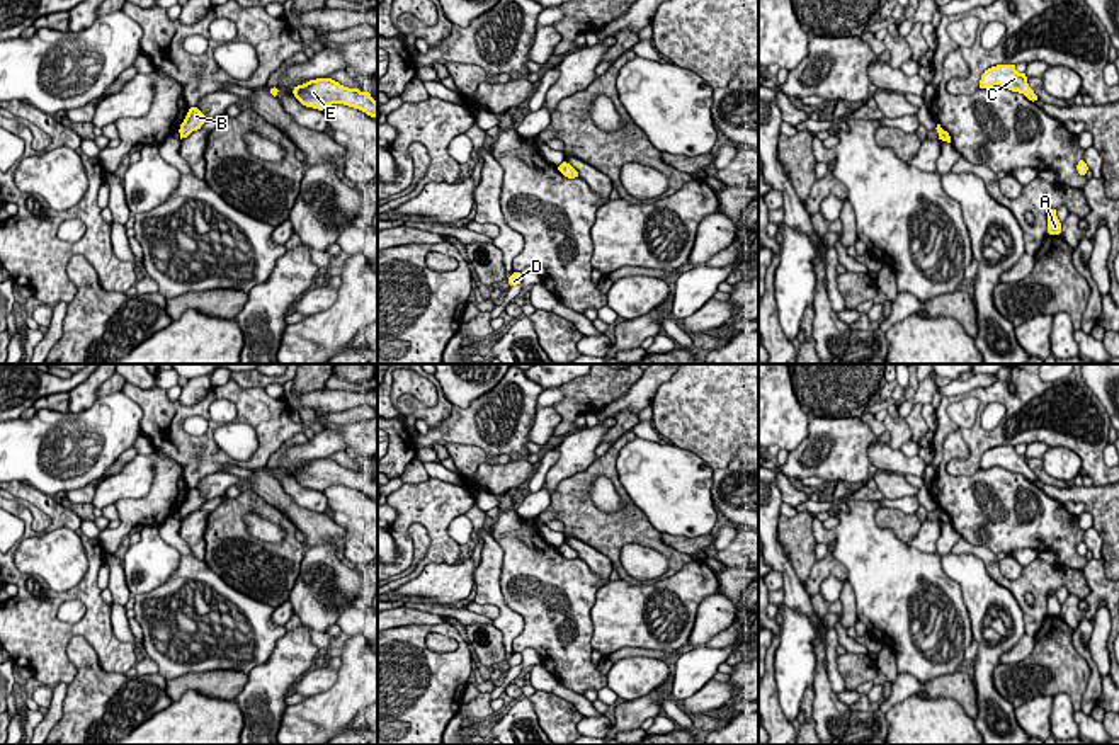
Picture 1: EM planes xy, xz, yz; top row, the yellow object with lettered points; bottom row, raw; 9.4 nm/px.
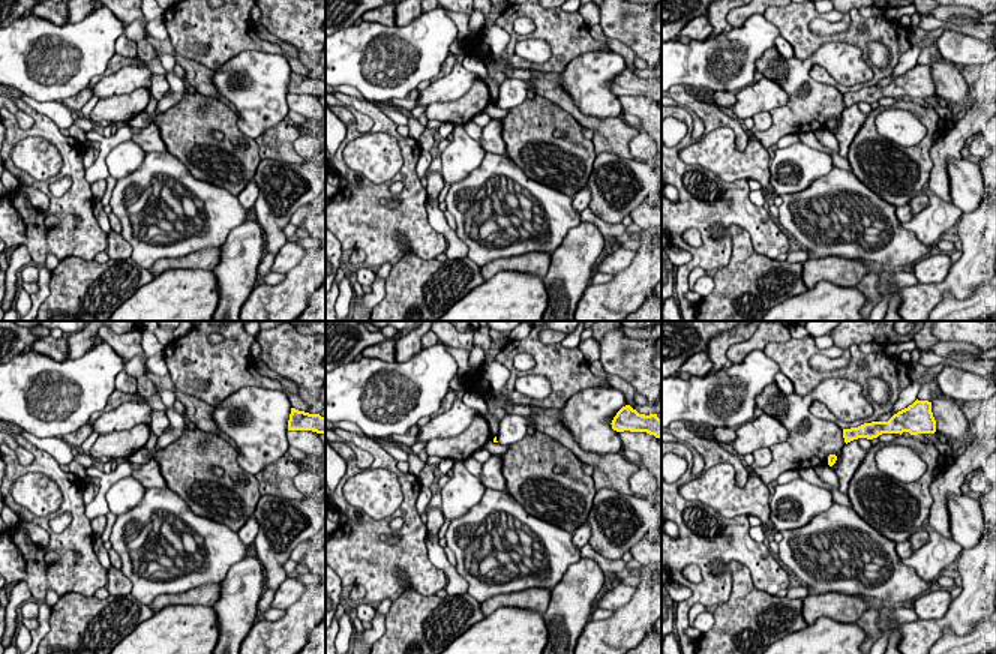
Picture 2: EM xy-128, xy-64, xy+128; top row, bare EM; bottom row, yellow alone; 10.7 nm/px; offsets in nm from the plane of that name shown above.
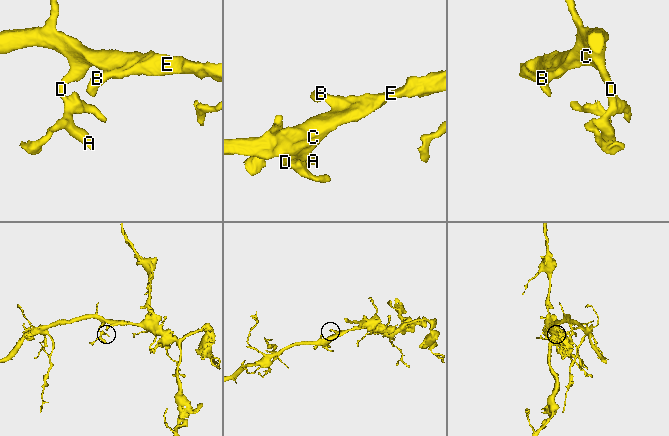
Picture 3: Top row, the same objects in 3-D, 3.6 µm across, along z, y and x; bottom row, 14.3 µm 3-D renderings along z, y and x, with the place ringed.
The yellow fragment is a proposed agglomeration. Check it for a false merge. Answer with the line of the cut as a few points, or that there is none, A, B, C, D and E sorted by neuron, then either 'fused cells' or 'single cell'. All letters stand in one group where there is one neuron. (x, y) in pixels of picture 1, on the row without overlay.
cut none; groups A B C D E; single cell

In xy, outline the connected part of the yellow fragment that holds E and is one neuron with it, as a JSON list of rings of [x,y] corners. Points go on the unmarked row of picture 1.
[[[332,459],[310,461],[294,468],[293,475],[303,486],[318,492],[323,492],[332,485],[344,485],[359,490],[371,498],[378,497],[378,483],[371,478],[369,473],[344,468]]]

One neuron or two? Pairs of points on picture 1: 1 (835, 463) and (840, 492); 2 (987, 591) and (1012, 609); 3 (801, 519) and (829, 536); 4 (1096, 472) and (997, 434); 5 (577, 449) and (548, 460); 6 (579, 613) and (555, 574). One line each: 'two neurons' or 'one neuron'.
1: two neurons
2: one neuron
3: two neurons
4: one neuron
5: two neurons
6: one neuron

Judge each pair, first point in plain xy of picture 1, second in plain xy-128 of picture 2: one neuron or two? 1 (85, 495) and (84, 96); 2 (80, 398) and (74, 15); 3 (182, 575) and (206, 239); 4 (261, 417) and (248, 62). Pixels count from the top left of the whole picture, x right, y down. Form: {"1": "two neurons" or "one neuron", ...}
{"1": "one neuron", "2": "one neuron", "3": "one neuron", "4": "two neurons"}

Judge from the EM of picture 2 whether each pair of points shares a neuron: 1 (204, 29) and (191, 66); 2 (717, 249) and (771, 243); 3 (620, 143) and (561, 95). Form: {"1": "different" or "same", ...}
{"1": "different", "2": "same", "3": "same"}

